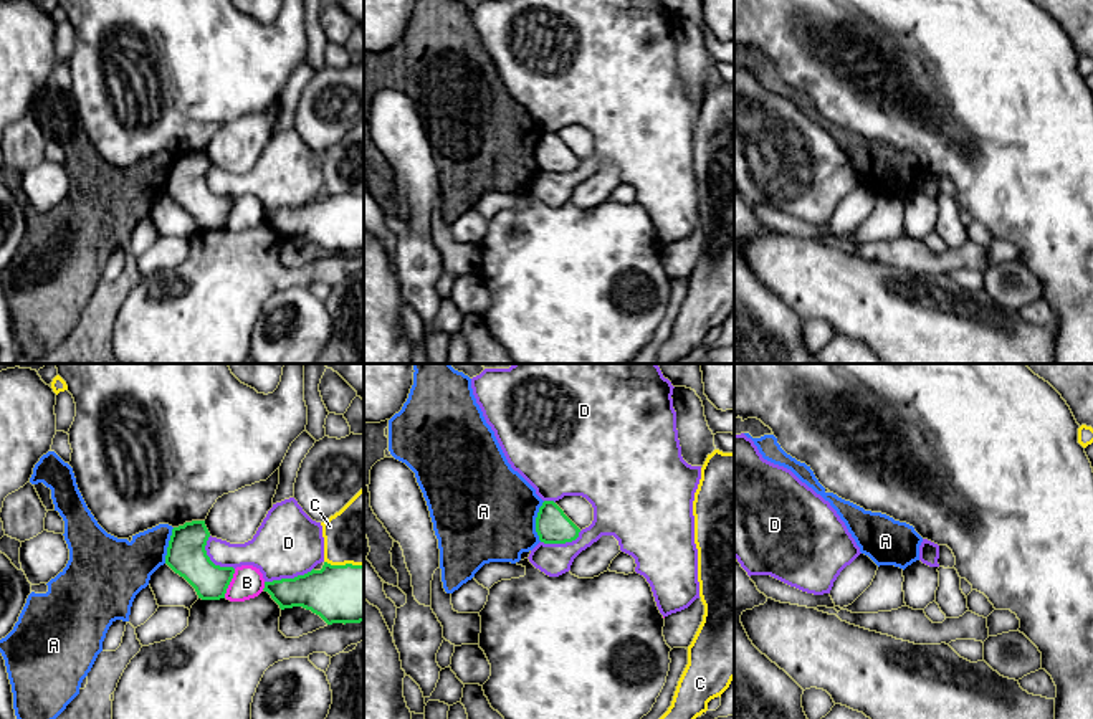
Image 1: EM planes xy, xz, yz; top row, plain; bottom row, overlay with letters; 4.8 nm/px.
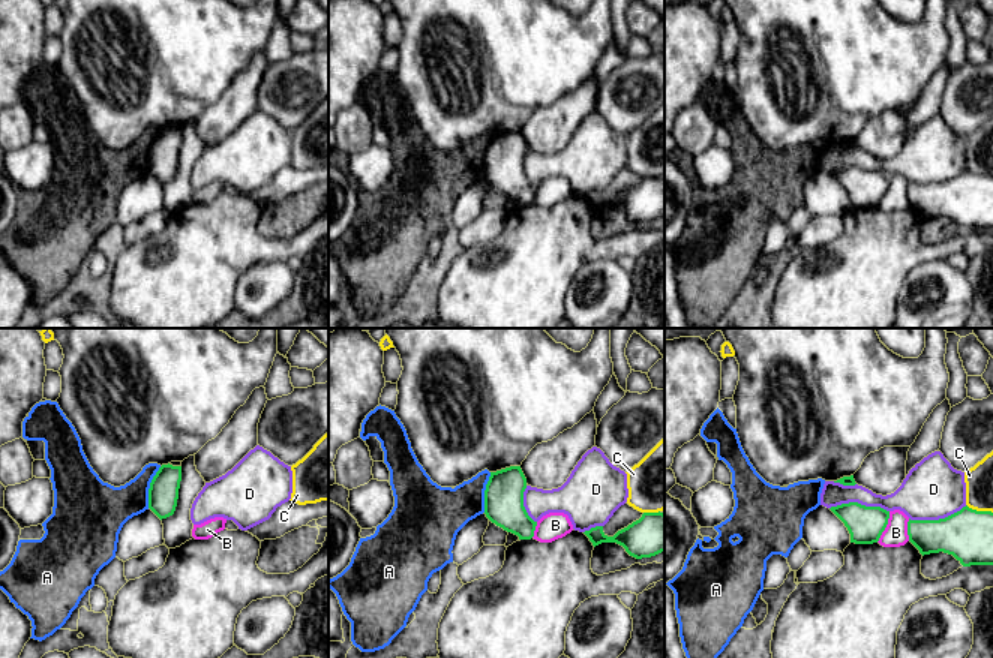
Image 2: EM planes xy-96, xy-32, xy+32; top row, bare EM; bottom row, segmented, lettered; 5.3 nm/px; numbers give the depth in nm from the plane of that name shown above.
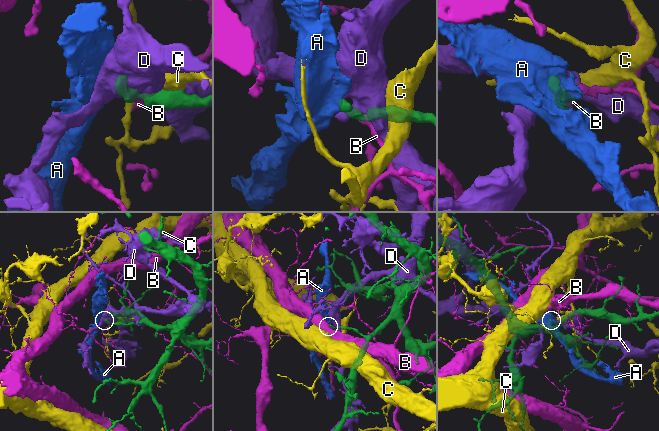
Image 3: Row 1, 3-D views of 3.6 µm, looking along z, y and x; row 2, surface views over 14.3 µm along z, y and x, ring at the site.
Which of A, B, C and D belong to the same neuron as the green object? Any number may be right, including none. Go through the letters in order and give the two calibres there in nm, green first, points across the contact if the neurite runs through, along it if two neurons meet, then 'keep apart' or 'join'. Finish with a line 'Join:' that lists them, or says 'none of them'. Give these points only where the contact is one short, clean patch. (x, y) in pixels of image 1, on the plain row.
A: 170/480 nm | along xz (544, 131), (536, 147), (539, 171) | keep apart
B: 190/150 nm | keep apart
C: 280/320 nm | along xy (324, 190), (362, 195) | keep apart
D: 280/320 nm | keep apart
Join: none of them

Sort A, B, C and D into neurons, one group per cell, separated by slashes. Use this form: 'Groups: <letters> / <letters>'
Groups: A / B / C / D

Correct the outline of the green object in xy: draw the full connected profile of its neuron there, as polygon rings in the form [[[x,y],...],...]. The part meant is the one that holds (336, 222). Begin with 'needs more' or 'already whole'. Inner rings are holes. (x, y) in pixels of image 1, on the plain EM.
already whole; [[[331,195],[294,208],[265,212],[281,240],[303,236],[327,255],[364,251],[364,195]]]

